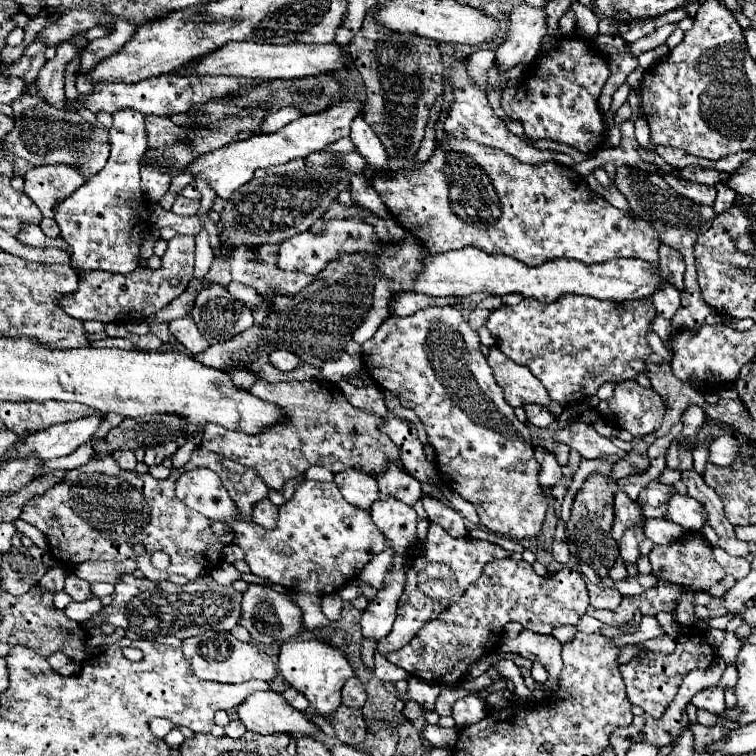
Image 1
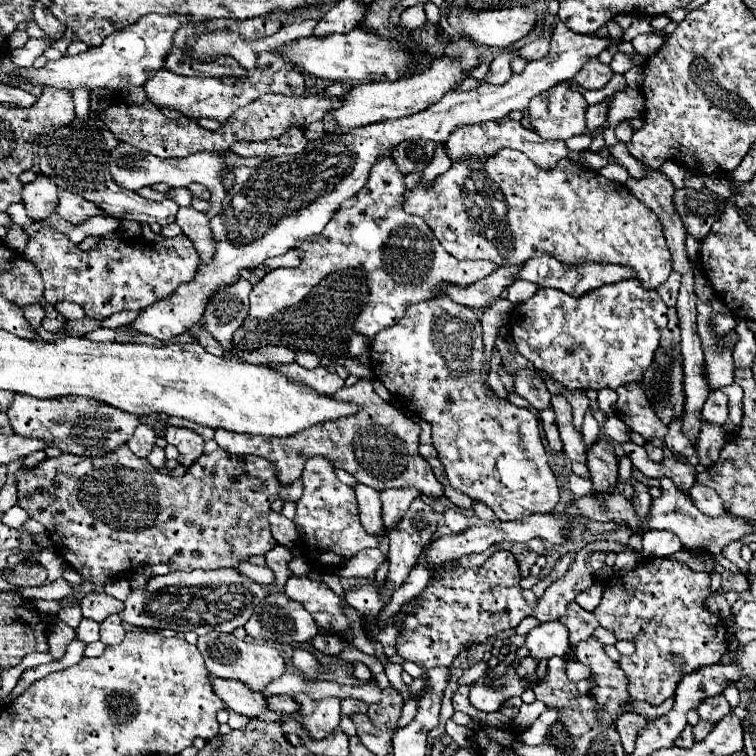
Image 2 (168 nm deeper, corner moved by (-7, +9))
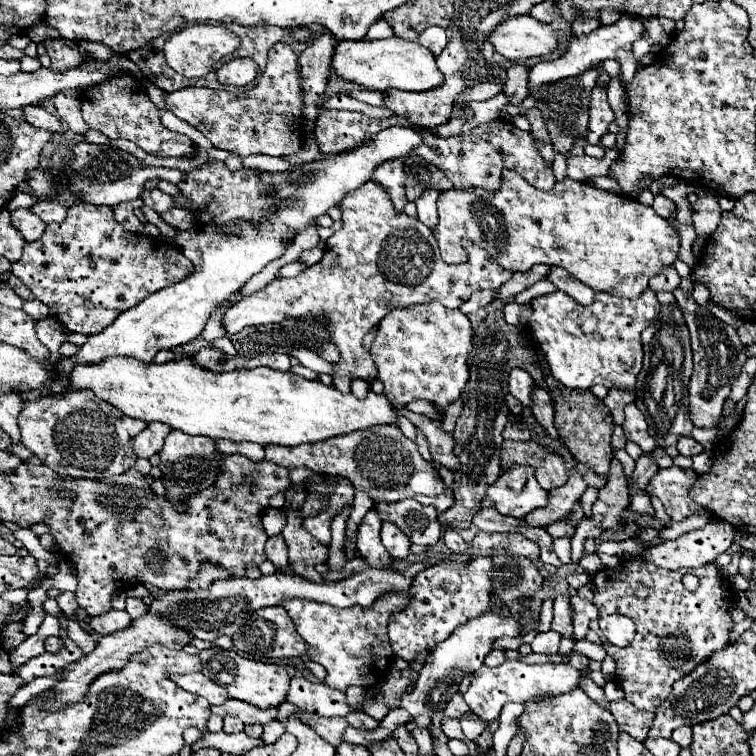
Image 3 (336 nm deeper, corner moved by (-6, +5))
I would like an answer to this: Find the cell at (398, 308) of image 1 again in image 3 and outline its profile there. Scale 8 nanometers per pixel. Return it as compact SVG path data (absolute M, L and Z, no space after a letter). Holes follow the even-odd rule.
M533 265L533 269L529 271L517 271L511 275L511 279L501 285L501 289L495 291L495 299L511 299L515 297L517 293L521 293L523 289L527 289L529 285L545 279L545 275L549 273L549 267L547 265Z

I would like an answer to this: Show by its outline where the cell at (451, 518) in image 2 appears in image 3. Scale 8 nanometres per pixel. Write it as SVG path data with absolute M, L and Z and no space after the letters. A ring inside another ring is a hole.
M447 529L443 539L445 539L445 545L449 547L449 551L451 551L451 553L465 553L467 545L465 545L463 537L459 535L459 531L455 531L455 529Z

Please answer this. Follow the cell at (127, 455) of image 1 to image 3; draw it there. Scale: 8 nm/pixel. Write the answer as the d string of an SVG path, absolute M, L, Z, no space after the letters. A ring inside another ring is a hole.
M149 423L135 439L133 439L133 449L137 457L149 459L151 455L159 453L163 447L163 439L169 433L169 425L165 423Z

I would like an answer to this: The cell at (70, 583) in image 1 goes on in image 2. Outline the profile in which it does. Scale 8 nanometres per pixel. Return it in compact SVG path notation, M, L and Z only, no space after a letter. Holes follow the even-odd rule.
M88 593L82 603L82 615L88 619L94 619L98 623L102 623L106 617L110 617L112 613L118 615L124 609L124 603L106 595L106 593Z

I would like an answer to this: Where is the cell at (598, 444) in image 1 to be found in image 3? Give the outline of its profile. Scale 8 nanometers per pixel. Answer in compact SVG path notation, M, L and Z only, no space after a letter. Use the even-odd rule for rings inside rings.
M675 465L669 469L659 469L649 481L647 493L661 499L667 515L673 517L673 521L681 521L687 515L703 511L703 507L693 503L689 497L689 489L695 479L697 473L693 469L681 469Z

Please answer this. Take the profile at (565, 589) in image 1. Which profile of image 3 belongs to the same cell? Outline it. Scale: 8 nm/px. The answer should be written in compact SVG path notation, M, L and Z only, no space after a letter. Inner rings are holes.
M477 557L469 563L443 561L421 571L409 589L409 601L405 609L393 613L389 619L389 639L393 653L411 663L419 653L431 651L437 643L445 641L445 637L449 637L453 629L465 625L465 621L493 609L495 595L491 569L491 557Z

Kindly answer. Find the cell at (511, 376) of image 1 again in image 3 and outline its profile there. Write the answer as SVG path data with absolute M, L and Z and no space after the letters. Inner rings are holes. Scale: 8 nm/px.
M571 467L571 473L569 473L569 479L565 485L557 487L557 489L551 489L549 493L549 503L543 507L543 509L535 509L533 513L529 513L525 517L525 521L529 525L537 525L537 527L545 527L545 525L551 525L559 519L565 517L565 513L571 511L573 503L583 495L583 491L587 489L587 483L581 475L581 471L577 467Z

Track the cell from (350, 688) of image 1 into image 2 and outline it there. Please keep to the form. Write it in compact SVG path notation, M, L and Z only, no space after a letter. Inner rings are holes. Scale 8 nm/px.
M342 701L342 715L352 717L354 713L366 713L368 705L362 705L362 701Z

